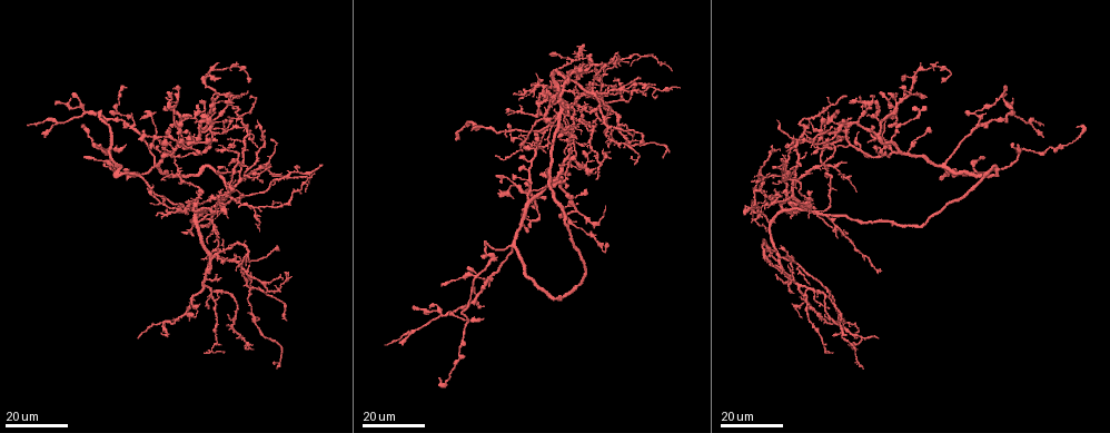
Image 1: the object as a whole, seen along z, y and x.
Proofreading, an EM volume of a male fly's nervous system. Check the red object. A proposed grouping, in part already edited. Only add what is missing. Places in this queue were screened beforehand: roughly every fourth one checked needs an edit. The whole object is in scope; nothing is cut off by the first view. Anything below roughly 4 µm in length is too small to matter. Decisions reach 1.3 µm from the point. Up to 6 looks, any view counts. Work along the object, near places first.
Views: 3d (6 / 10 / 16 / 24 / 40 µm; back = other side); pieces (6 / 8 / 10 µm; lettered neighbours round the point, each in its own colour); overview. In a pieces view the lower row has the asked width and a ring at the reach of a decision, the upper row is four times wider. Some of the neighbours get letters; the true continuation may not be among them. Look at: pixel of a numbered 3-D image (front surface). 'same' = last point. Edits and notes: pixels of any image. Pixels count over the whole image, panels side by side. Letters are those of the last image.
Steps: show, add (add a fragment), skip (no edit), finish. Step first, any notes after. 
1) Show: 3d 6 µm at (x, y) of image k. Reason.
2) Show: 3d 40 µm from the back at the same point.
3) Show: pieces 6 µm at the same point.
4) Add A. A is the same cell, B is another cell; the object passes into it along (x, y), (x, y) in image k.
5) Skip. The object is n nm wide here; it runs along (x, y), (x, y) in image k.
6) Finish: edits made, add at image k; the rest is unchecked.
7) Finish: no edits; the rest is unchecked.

Show: 3d 24 µm at (833, 127) of image 1.

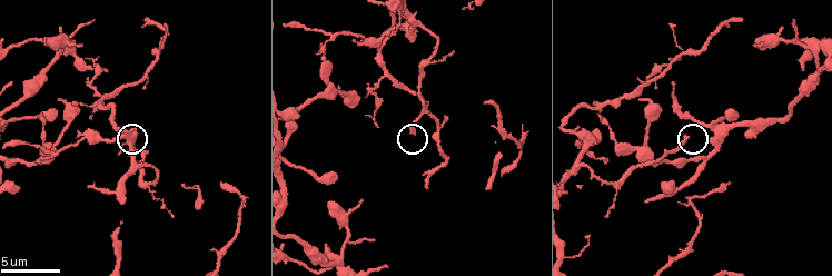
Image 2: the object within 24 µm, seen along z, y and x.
Show: pieces 10 µm at (413, 134) of image 2. What lies round it.

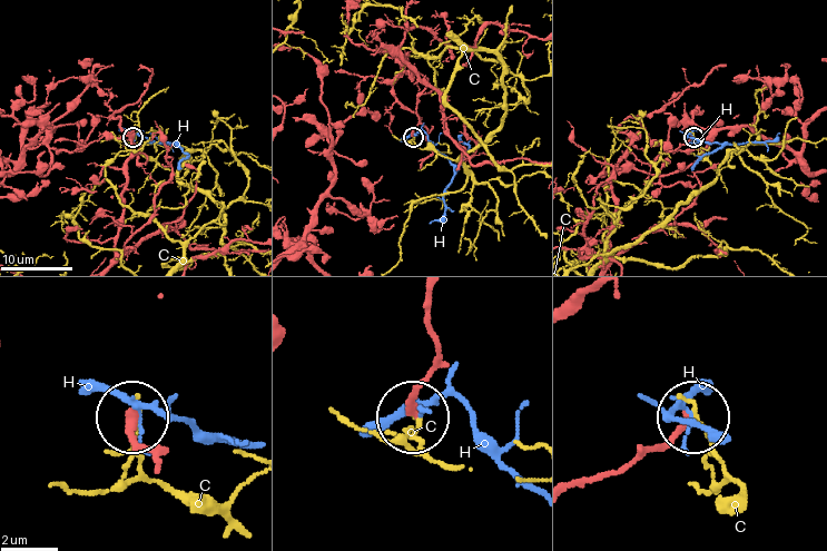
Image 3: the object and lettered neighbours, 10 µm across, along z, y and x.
Skip. The object is 210 nm wide here; C and H are other cells; it runs along (153, 468), (130, 420) in image 3; none of them fits.

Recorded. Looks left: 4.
Show: 3d 16 µm at (850, 176) of image 1. Free end.

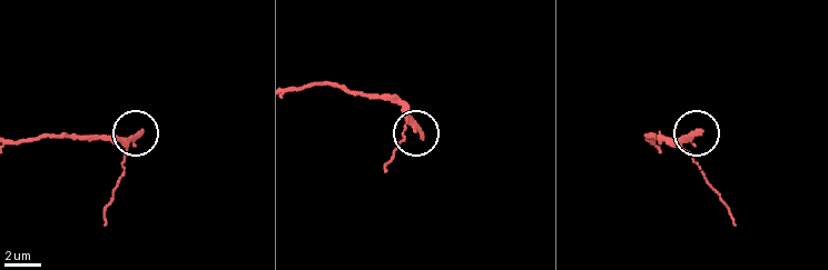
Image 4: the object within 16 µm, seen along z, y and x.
Show: pieces 6 µm at (140, 133) of image 4.

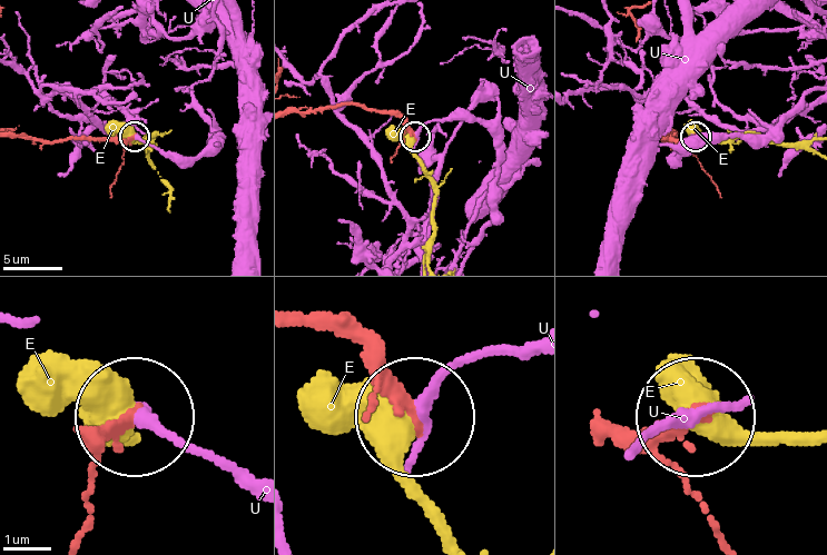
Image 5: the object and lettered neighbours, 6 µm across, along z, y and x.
Skip. E and U are other cells; it runs along (618, 430), (697, 422) in image 5; none of them fits.

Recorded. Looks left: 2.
Show: pieces 8 µm at (487, 188) of image 2. Free end.

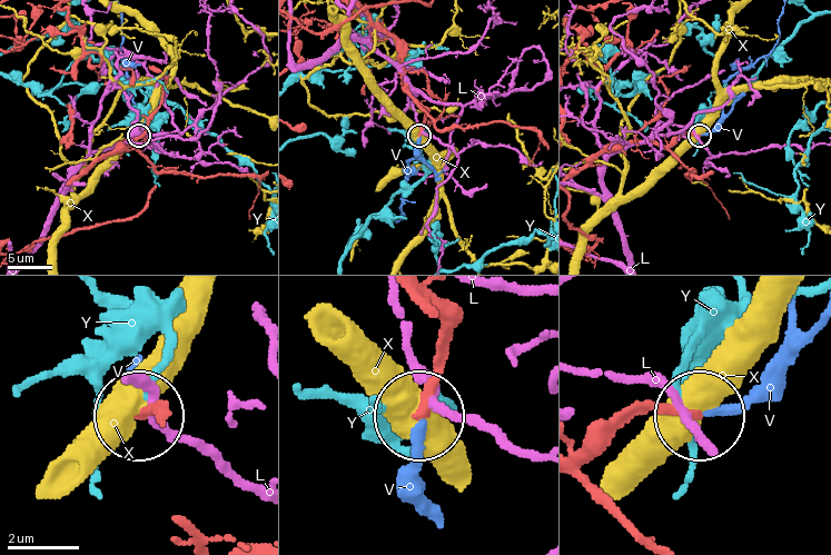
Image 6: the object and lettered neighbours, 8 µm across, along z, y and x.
Add V. The object is 230 nm wide here; V is the same cell, L, X and Y are other cells; the neuron continues.

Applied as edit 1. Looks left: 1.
Finish: edits made, add at image 6; the rest is unchecked.

